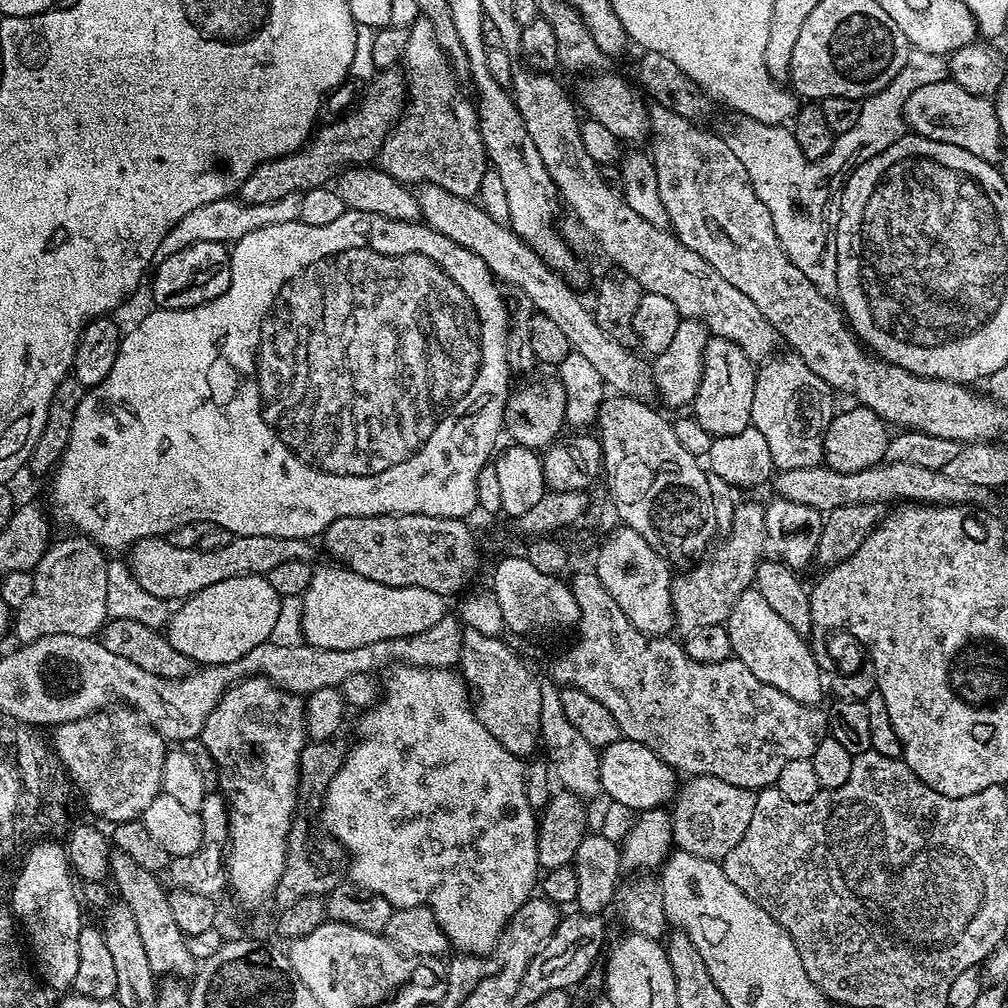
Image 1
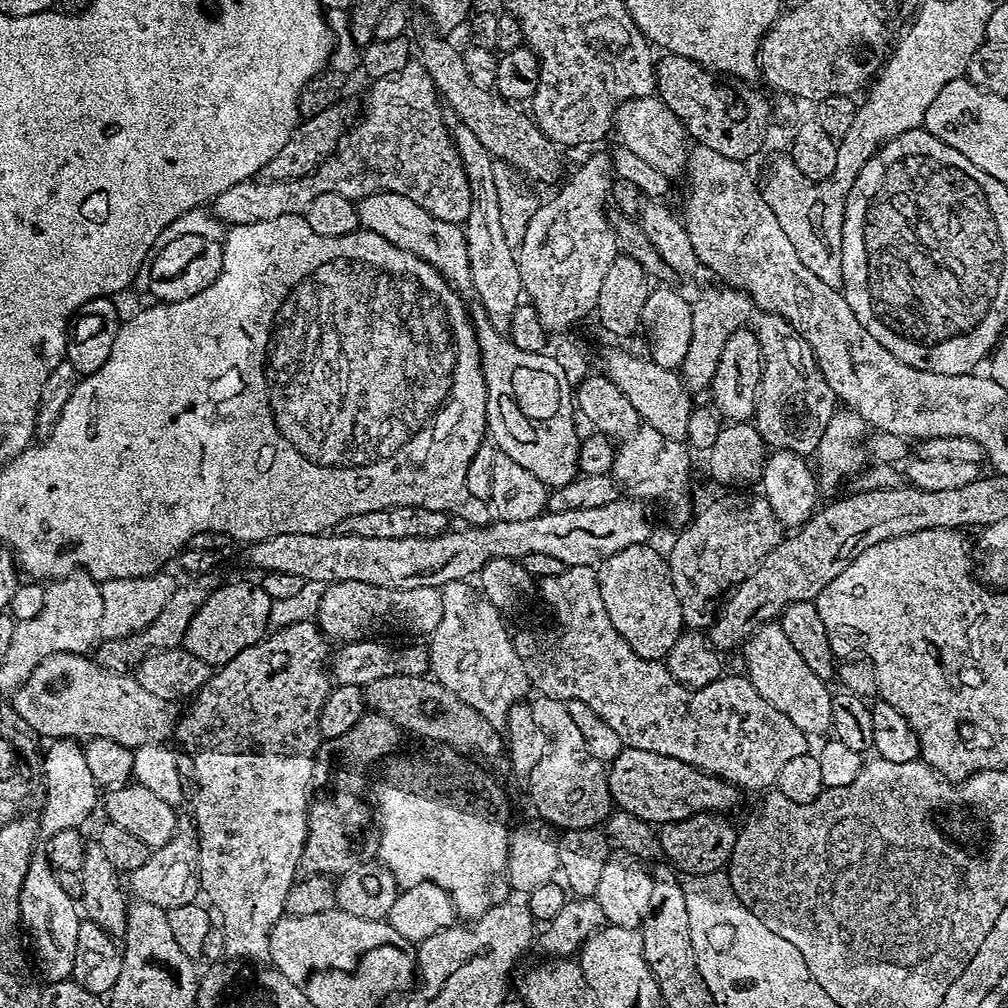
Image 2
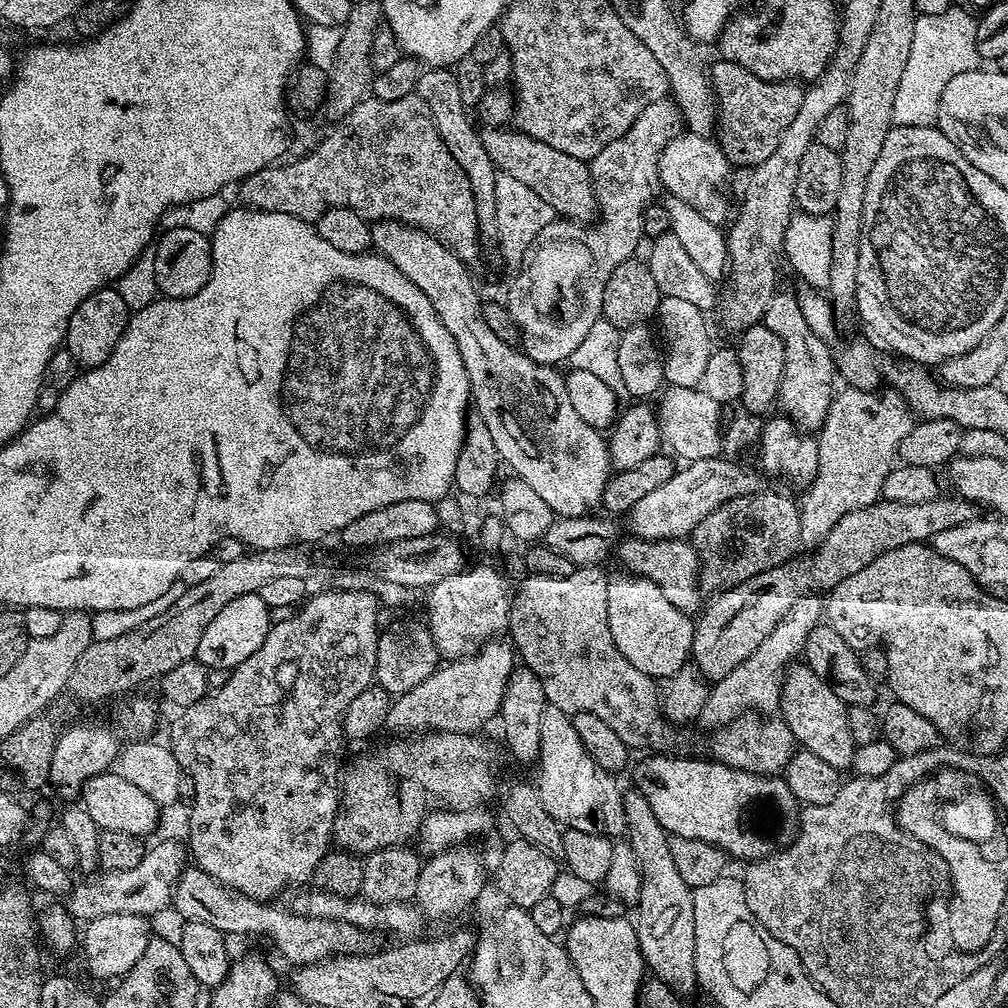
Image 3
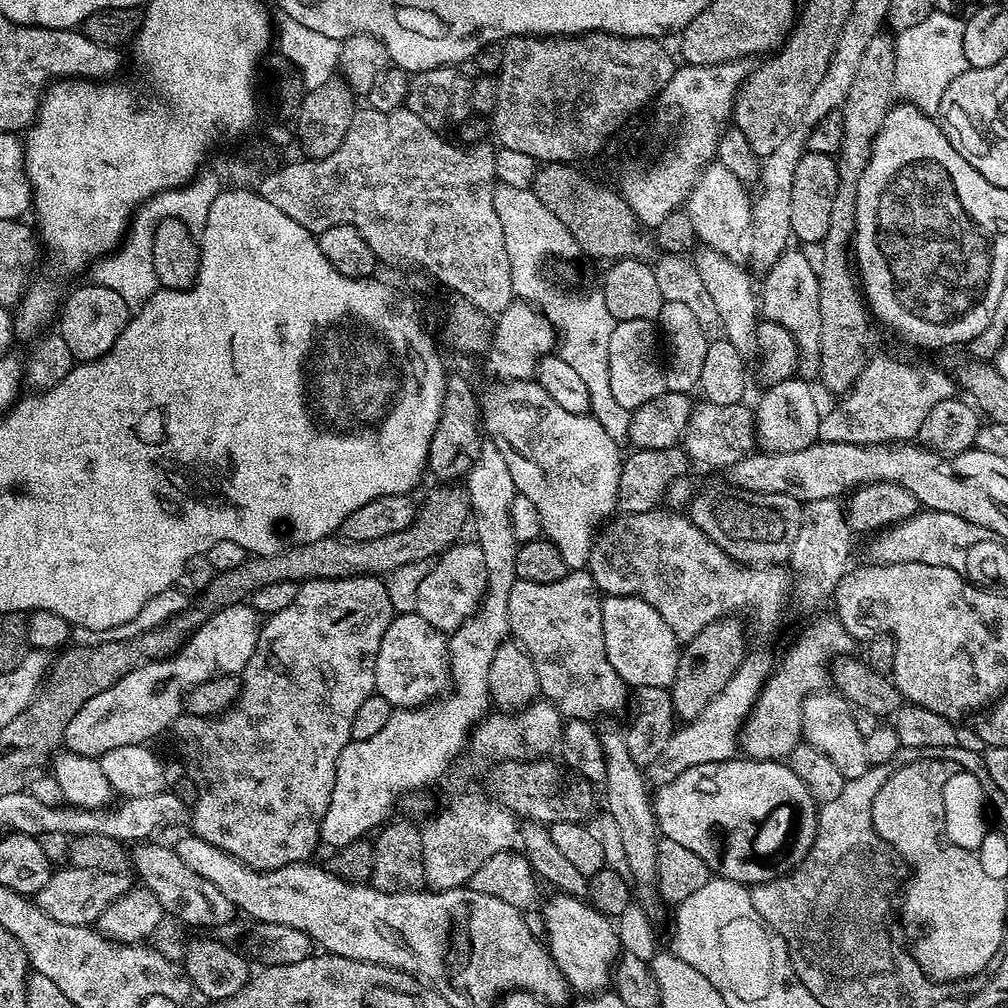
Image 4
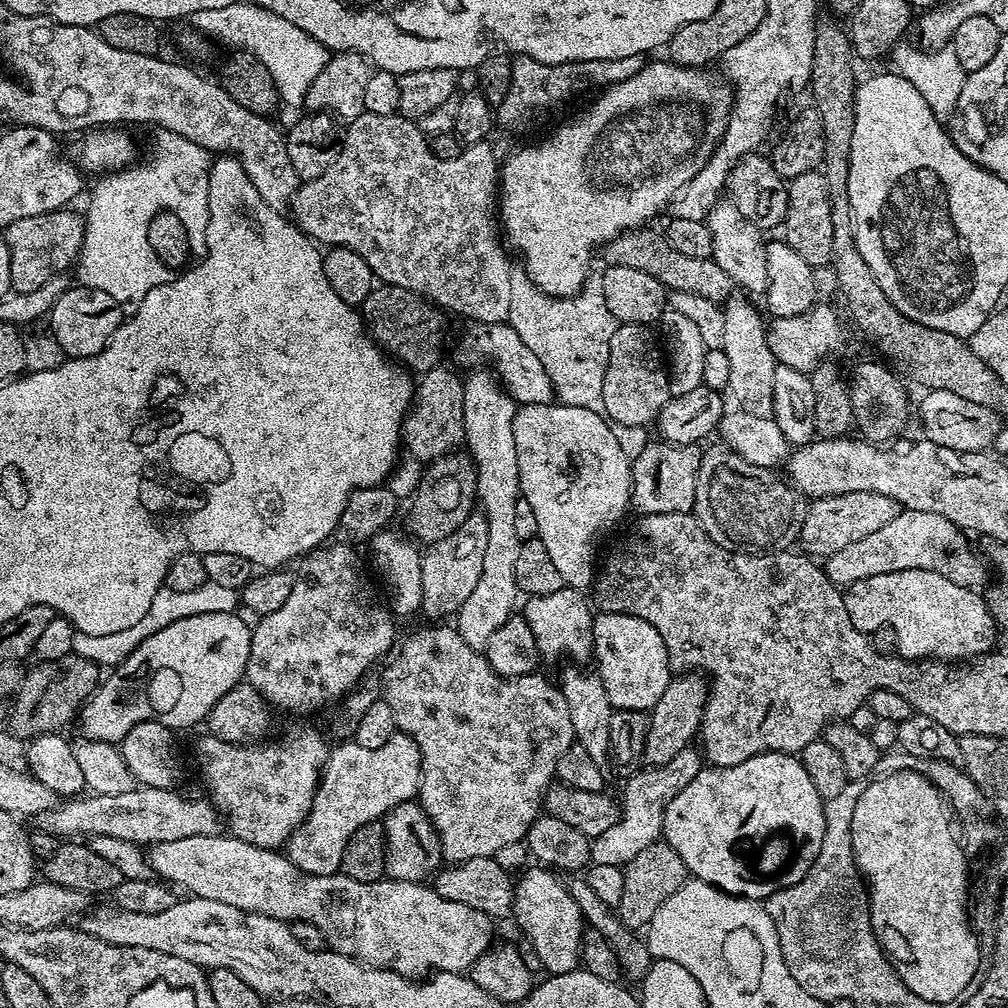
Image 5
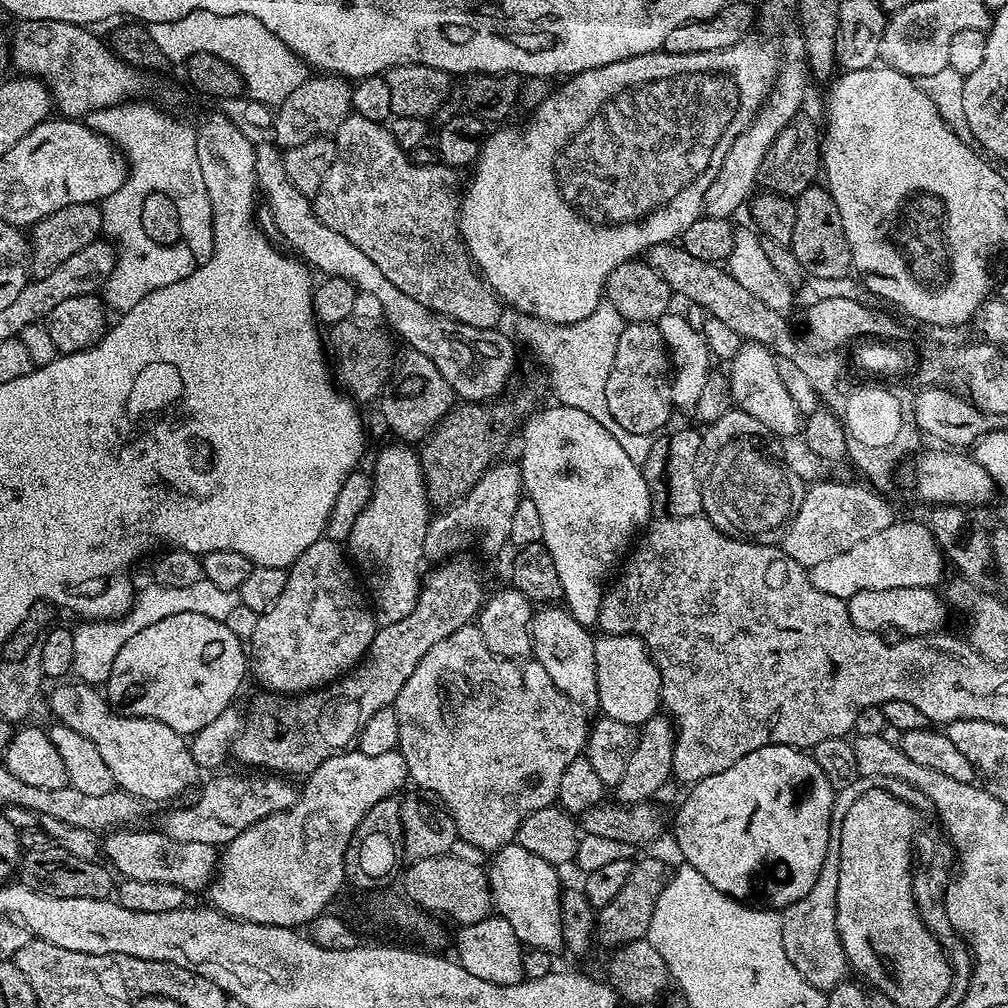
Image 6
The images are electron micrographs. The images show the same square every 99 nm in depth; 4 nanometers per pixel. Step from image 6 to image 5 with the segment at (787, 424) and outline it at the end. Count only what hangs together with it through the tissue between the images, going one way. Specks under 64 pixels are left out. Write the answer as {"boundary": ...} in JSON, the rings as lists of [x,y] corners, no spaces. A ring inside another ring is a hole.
{"boundary":[[[732,294],[722,304],[724,309],[722,355],[728,363],[728,388],[736,399],[735,407],[739,411],[771,416],[774,402],[774,370],[777,363],[774,354],[770,354],[770,346],[766,342],[768,329],[765,317],[760,317],[759,310],[747,299],[749,300],[747,295]]]}

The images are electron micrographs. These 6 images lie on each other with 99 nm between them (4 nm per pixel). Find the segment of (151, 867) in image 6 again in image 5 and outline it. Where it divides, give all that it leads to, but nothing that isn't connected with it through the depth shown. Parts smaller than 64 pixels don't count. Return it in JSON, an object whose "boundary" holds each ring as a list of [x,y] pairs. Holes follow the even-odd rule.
{"boundary":[[[231,834],[199,836],[198,838],[177,838],[174,842],[158,842],[147,849],[146,855],[148,863],[151,864],[152,871],[157,877],[160,877],[169,885],[177,886],[176,884],[178,884],[180,887],[185,888],[185,893],[201,896],[202,898],[210,898],[214,902],[226,902],[230,906],[238,906],[247,912],[261,912],[270,918],[278,918],[285,922],[304,921],[306,923],[313,923],[324,935],[327,947],[331,951],[341,952],[361,962],[367,962],[372,966],[393,968],[398,974],[409,978],[424,978],[429,974],[437,972],[463,973],[465,970],[471,969],[476,959],[482,953],[487,952],[494,944],[494,940],[492,940],[493,917],[488,916],[482,910],[476,910],[474,906],[466,906],[466,902],[454,902],[453,900],[442,898],[442,894],[438,894],[435,887],[429,886],[424,882],[415,884],[414,882],[402,882],[401,880],[389,880],[387,878],[375,880],[374,882],[358,882],[354,878],[343,874],[335,876],[309,876],[307,872],[300,871],[288,859],[287,855],[277,854],[270,848],[259,848],[250,842],[242,842],[238,837]]]}

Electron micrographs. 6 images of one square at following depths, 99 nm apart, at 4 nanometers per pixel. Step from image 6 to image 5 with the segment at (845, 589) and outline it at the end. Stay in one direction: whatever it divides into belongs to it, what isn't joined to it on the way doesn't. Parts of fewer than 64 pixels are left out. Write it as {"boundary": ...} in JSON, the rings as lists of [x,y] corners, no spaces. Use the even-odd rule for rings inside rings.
{"boundary":[[[901,510],[898,518],[886,522],[875,534],[858,542],[850,542],[843,550],[823,561],[824,573],[838,586],[847,586],[874,574],[890,574],[894,570],[934,570],[958,586],[979,589],[986,580],[986,564],[968,545],[969,537],[942,514],[926,514],[926,510]],[[977,556],[977,557],[976,557]],[[985,572],[985,580],[984,580]],[[984,580],[984,581],[983,581]]]}

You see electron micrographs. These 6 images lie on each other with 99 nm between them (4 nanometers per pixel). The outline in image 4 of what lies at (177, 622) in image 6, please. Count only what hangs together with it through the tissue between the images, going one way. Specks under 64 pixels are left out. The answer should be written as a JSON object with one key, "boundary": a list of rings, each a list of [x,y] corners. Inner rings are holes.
{"boundary":[[[241,602],[218,609],[213,616],[209,616],[205,624],[193,630],[192,635],[175,652],[159,660],[148,661],[146,665],[148,684],[136,684],[137,673],[131,672],[118,678],[118,682],[114,682],[110,690],[94,694],[94,698],[90,698],[86,706],[82,706],[82,710],[78,710],[74,718],[70,718],[70,726],[66,726],[63,747],[74,756],[99,758],[102,754],[106,754],[106,750],[118,750],[118,746],[131,744],[147,745],[152,742],[148,740],[154,739],[155,736],[160,736],[163,732],[165,735],[174,721],[185,711],[184,700],[191,688],[212,680],[215,676],[234,676],[243,673],[246,662],[250,662],[250,654],[254,654],[256,649],[261,627],[261,617],[251,603]]]}

